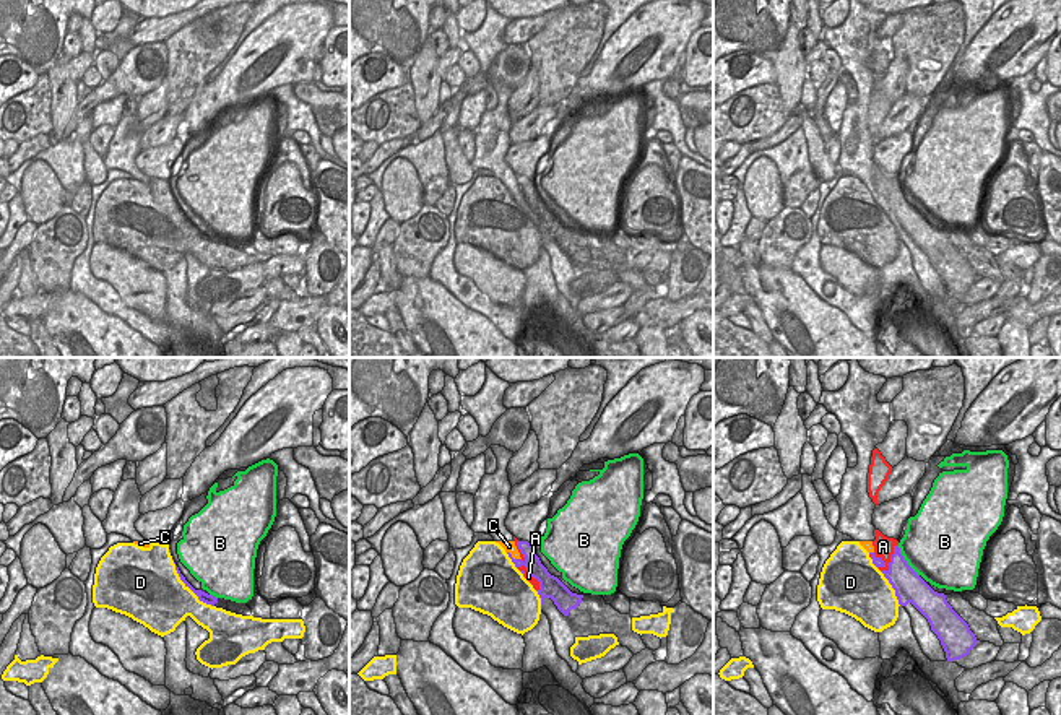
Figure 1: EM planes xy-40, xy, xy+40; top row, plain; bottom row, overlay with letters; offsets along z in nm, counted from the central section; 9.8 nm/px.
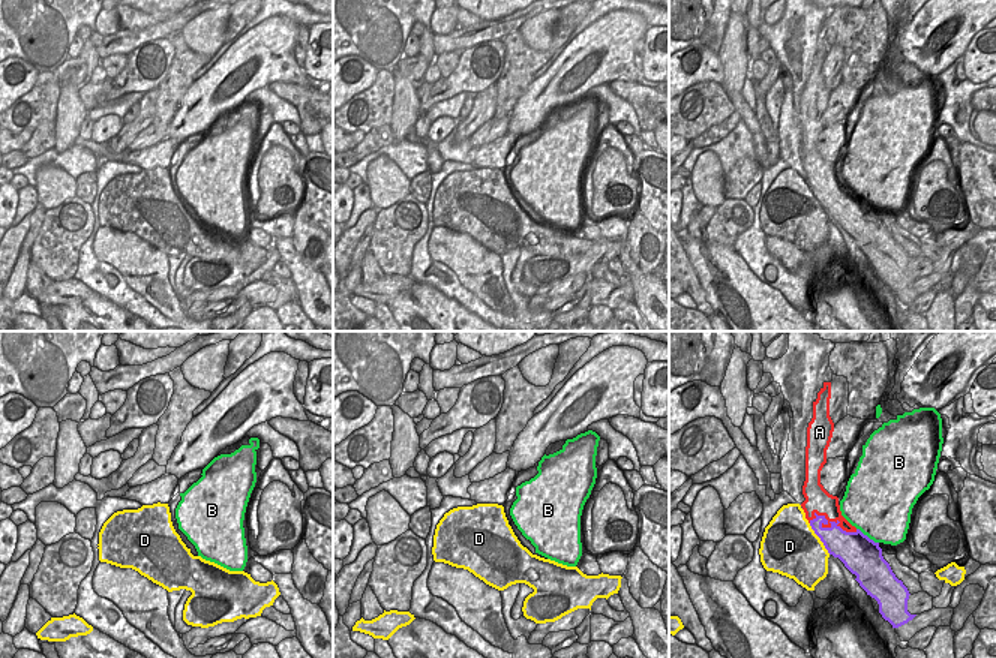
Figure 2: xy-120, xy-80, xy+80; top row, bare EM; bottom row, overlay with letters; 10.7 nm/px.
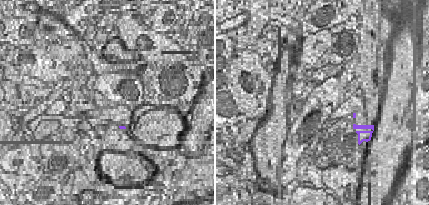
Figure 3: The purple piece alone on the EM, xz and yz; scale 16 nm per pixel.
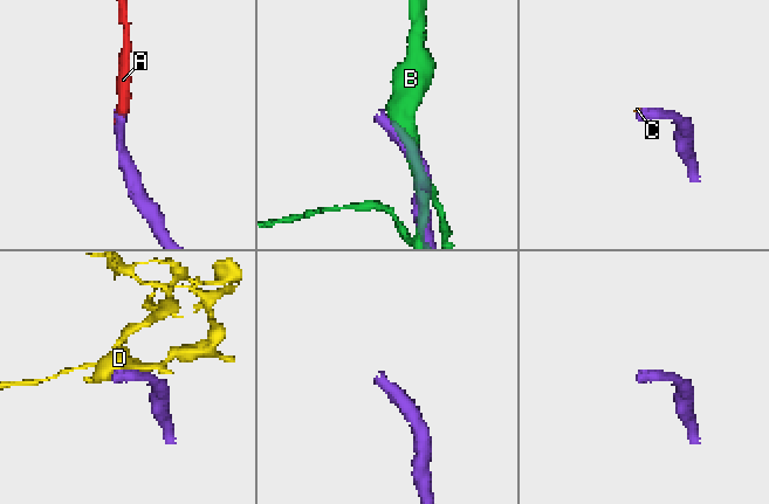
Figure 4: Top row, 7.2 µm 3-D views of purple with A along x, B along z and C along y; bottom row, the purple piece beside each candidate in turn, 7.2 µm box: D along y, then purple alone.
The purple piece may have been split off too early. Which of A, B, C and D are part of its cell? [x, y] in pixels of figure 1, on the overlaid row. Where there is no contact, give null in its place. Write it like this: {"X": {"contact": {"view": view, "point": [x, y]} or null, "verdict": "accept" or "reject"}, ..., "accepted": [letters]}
{"A": {"contact": {"view": "xy", "point": [524, 564]}, "verdict": "accept"}, "B": {"contact": {"view": "xy+40", "point": [905, 561]}, "verdict": "reject"}, "C": {"contact": {"view": "xy", "point": [512, 558]}, "verdict": "reject"}, "D": {"contact": {"view": "xy-40", "point": [187, 585]}, "verdict": "reject"}, "accepted": ["A"]}

